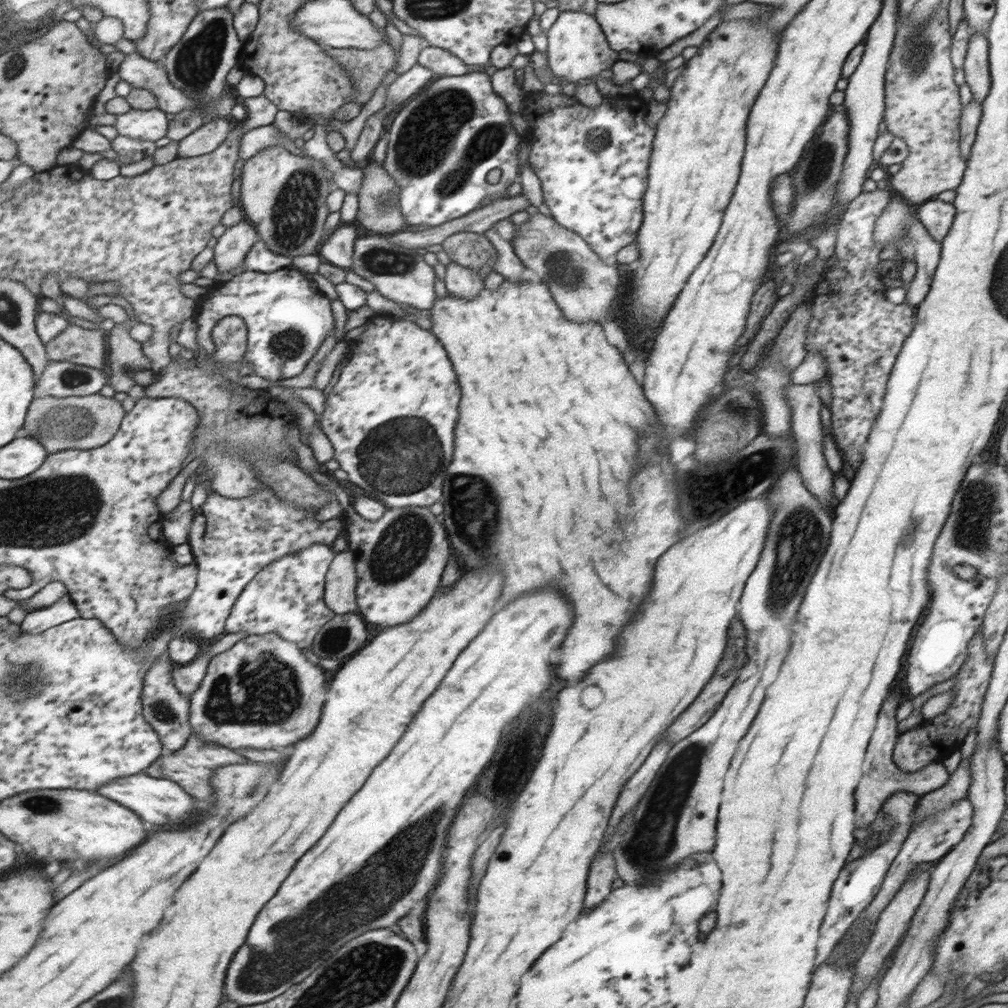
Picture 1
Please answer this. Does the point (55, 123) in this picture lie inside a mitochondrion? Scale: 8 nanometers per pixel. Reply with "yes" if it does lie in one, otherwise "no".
no

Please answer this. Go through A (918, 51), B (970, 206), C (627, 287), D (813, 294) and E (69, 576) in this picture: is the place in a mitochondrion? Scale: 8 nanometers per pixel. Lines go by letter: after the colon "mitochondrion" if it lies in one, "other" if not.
A: mitochondrion
B: other
C: other
D: other
E: other

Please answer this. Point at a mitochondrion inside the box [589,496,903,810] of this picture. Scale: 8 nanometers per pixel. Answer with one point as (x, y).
(800, 541)

